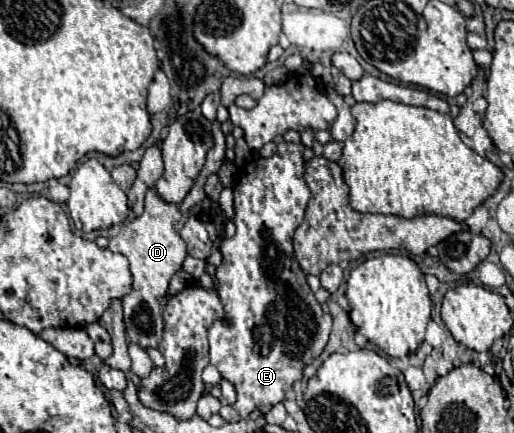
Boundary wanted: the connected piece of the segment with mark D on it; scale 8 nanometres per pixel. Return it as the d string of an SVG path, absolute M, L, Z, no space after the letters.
M150 188L146 192L146 202L144 202L144 214L124 222L116 238L110 238L108 250L124 254L130 260L130 272L134 276L132 292L122 298L124 306L124 324L126 324L126 334L128 338L138 344L140 348L158 348L162 340L162 308L156 302L158 296L166 296L168 282L174 272L182 268L182 262L186 258L186 244L180 236L180 230L184 226L186 218L180 212L180 206L164 202L156 188Z

